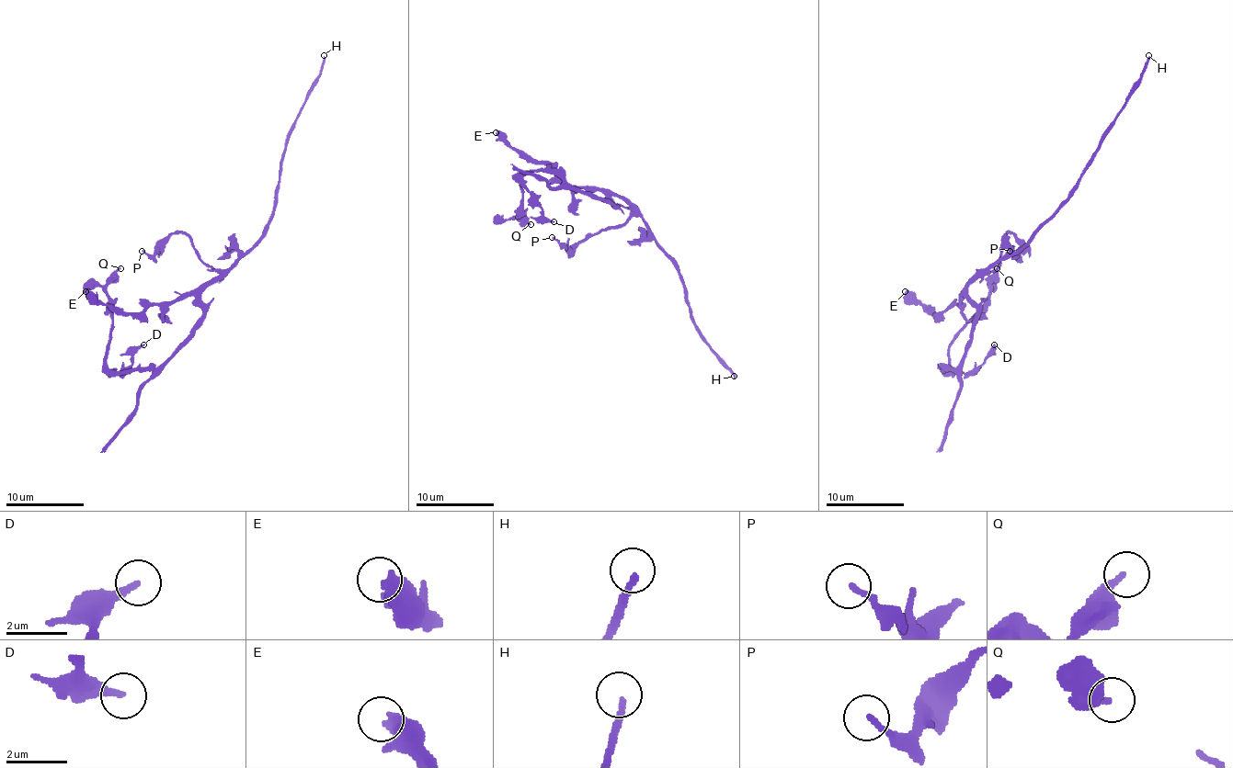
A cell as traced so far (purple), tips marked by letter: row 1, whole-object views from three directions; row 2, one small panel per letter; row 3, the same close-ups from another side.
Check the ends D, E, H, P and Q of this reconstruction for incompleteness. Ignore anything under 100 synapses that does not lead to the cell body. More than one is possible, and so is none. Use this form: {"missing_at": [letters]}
{"missing_at": ["H"]}

